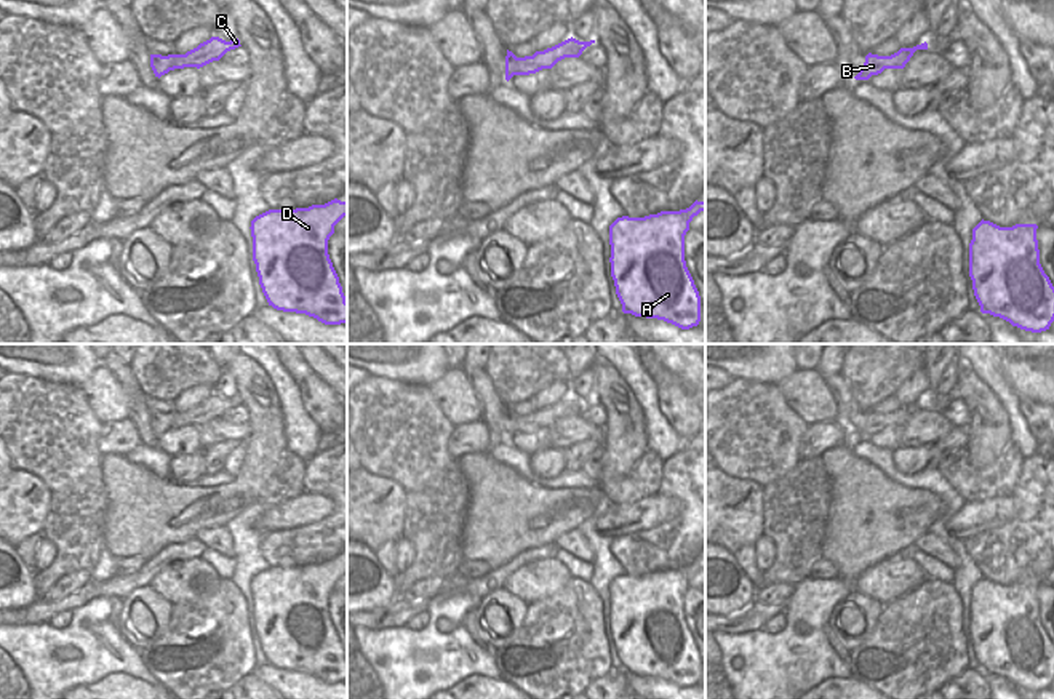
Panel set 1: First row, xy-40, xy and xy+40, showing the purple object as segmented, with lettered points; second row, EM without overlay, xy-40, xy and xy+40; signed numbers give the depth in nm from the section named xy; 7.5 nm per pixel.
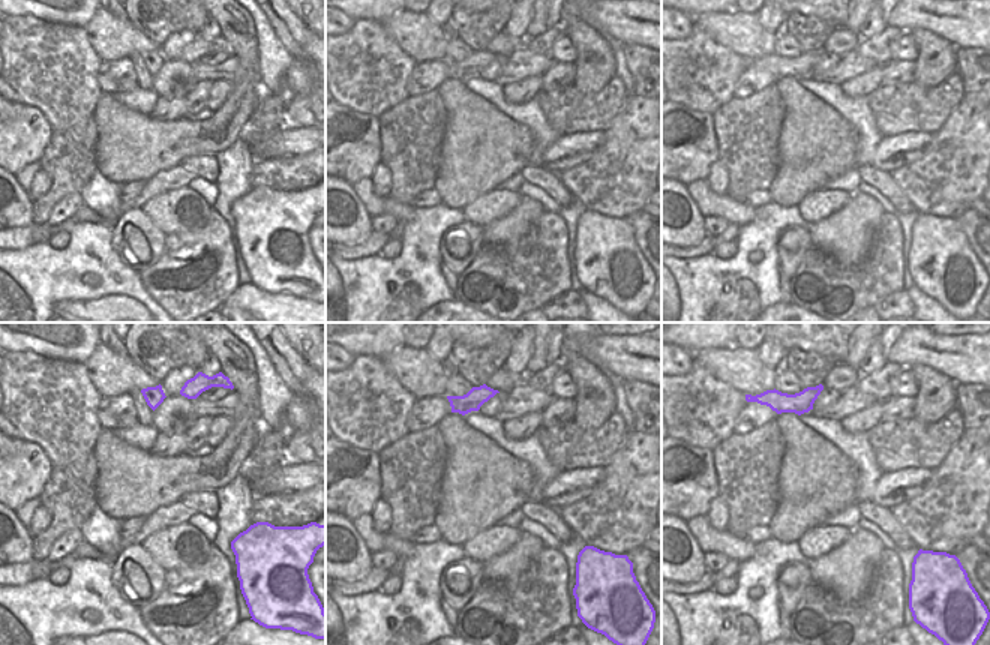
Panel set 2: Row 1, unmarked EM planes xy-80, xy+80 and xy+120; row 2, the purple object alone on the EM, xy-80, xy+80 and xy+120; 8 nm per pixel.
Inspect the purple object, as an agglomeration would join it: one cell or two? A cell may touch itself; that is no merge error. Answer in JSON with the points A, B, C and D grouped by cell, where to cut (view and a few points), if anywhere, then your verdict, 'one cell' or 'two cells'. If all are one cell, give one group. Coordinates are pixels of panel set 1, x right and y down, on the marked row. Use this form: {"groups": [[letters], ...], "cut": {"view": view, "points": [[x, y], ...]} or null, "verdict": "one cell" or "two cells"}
{"groups": [["A", "D"], ["B", "C"]], "cut": {"view": "xy", "points": [[519, 58], [515, 74]]}, "verdict": "two cells"}

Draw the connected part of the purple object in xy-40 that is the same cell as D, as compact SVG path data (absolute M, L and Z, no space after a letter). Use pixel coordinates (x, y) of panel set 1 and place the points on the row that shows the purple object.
M334 198L309 208L269 210L251 221L253 261L269 306L305 314L325 325L347 323L347 301L328 254L328 240L344 216L347 202Z

